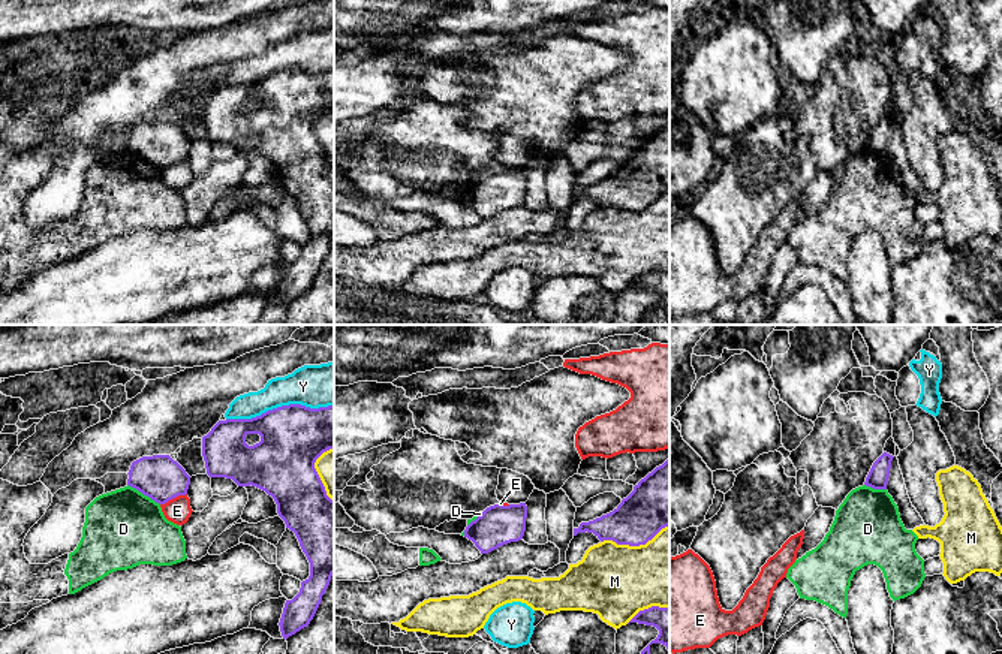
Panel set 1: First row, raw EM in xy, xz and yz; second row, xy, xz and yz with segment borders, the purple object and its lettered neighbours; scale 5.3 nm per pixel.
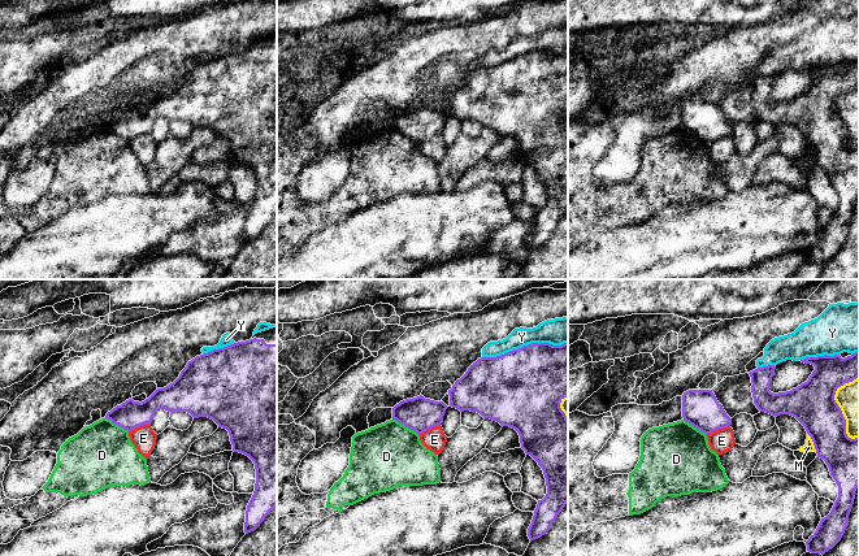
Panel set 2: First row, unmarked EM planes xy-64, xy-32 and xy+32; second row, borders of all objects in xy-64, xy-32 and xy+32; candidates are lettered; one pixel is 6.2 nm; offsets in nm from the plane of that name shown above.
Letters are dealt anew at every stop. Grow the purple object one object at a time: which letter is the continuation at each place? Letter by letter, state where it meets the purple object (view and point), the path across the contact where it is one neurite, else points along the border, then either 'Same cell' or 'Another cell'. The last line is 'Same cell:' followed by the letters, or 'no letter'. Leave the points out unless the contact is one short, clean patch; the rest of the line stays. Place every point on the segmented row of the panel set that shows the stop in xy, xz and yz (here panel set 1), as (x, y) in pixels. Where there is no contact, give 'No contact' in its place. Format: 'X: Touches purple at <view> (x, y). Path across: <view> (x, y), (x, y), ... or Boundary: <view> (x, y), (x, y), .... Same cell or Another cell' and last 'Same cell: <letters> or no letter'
D: Touches purple at xy (144, 494). Boundary: xy (128, 484), (159, 505). Another cell
E: Touches purple at xy (172, 497). Another cell
M: Touches purple at xz (634, 545). Another cell
Y: Touches purple at xy (279, 407). Another cell
Same cell: no letter

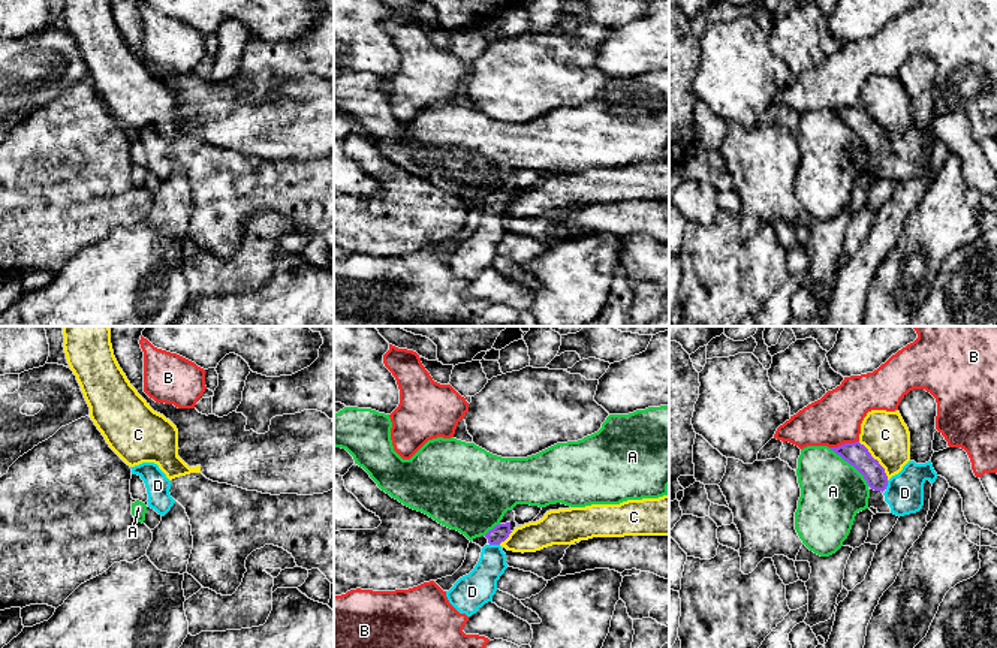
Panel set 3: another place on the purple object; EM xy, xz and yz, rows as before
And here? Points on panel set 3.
A: Touches purple at yz (851, 464). Another cell
B: Touches purple at yz (845, 443). Boundary: yz (858, 440), (830, 448). Another cell
C: Touches purple at yz (876, 460). Another cell
D: Touches purple at xz (494, 543). Path across: xz (499, 533), (494, 543), (493, 563), (478, 587). Same cell
Same cell: D

